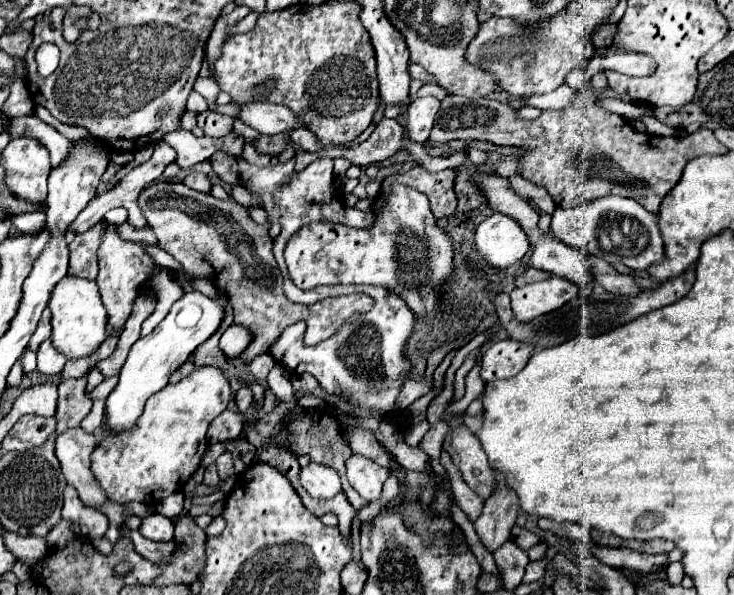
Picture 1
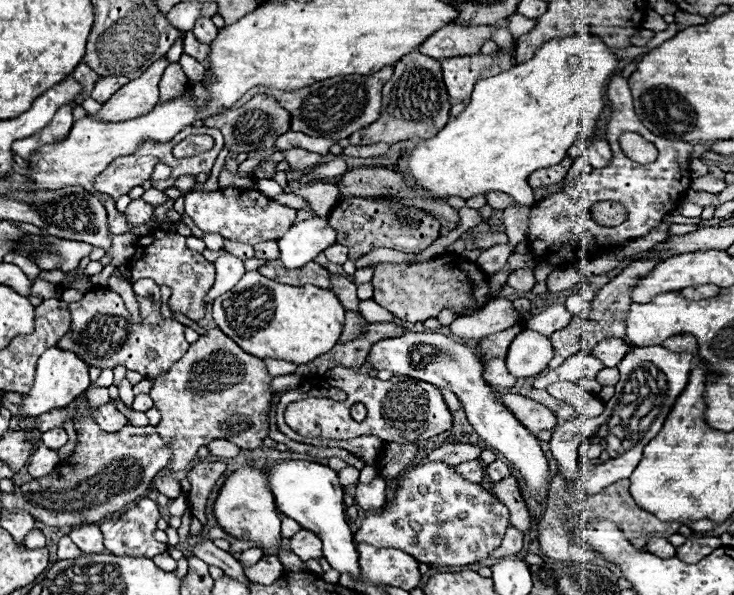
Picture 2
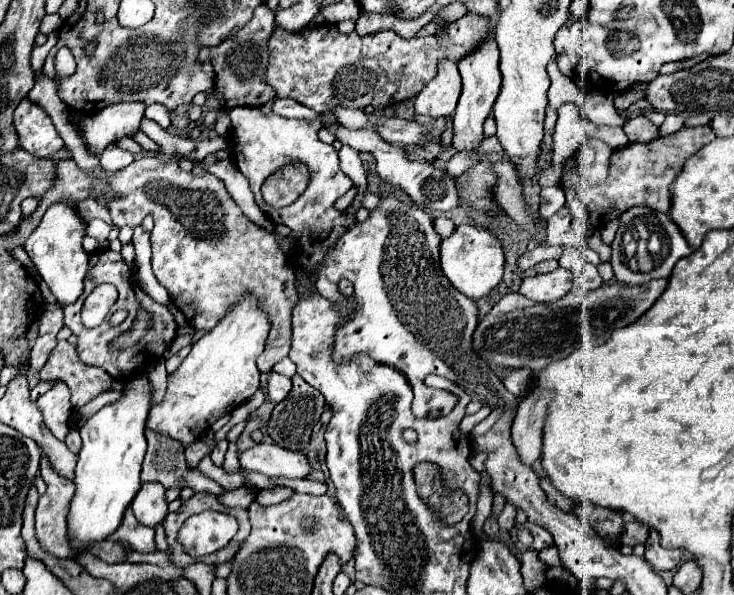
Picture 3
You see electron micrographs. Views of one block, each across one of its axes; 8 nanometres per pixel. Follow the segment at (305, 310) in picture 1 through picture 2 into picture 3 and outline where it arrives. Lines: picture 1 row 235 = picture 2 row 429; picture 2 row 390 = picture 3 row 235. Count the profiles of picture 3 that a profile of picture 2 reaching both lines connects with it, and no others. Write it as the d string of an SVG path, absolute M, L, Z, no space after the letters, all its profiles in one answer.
M148 118L142 120L142 130L162 148L162 154L150 156L148 160L134 160L130 166L118 170L114 174L104 172L100 166L96 166L92 170L94 176L98 176L106 184L104 192L106 192L112 222L118 228L120 226L140 226L140 222L148 214L152 214L154 228L150 238L151 265L154 276L168 290L172 304L184 312L186 320L194 328L210 332L218 324L218 320L222 320L222 316L230 310L232 304L236 304L240 298L246 298L248 294L254 294L258 298L258 306L270 316L270 336L266 340L266 350L258 356L256 364L258 364L260 372L264 372L264 374L270 372L272 366L278 360L282 360L284 356L288 356L288 352L290 352L290 338L292 338L290 320L292 320L292 308L298 302L298 294L296 294L296 286L294 286L296 272L288 264L288 258L282 252L282 248L278 246L276 238L262 226L254 224L248 216L244 216L240 206L228 194L222 180L206 178L206 176L192 176L190 172L184 172L178 168L176 152L186 154L186 156L210 154L210 152L228 148L228 140L214 136L212 140L196 140L194 142L190 138L172 136L170 132L166 132L164 128L160 128L156 122L152 122Z

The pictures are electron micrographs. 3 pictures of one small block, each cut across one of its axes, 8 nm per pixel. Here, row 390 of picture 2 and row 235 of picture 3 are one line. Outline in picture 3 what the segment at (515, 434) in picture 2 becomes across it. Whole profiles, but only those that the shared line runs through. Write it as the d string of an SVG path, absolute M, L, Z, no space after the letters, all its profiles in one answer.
M462 224L454 230L450 238L444 238L440 244L442 270L456 290L466 294L472 300L488 296L490 290L502 280L504 272L504 250L500 240L486 228L474 224Z

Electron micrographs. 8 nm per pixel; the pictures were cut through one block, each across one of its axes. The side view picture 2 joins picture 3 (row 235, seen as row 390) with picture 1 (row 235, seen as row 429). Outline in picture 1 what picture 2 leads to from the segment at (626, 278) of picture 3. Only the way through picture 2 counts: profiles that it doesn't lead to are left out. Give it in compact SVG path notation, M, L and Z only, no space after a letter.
M610 194L578 208L556 208L552 212L550 232L554 232L554 236L558 236L558 240L568 246L600 256L610 264L622 262L634 272L646 272L652 264L664 258L664 242L658 230L658 216L646 212L646 208L642 208L642 204L638 204L636 200L624 196Z

